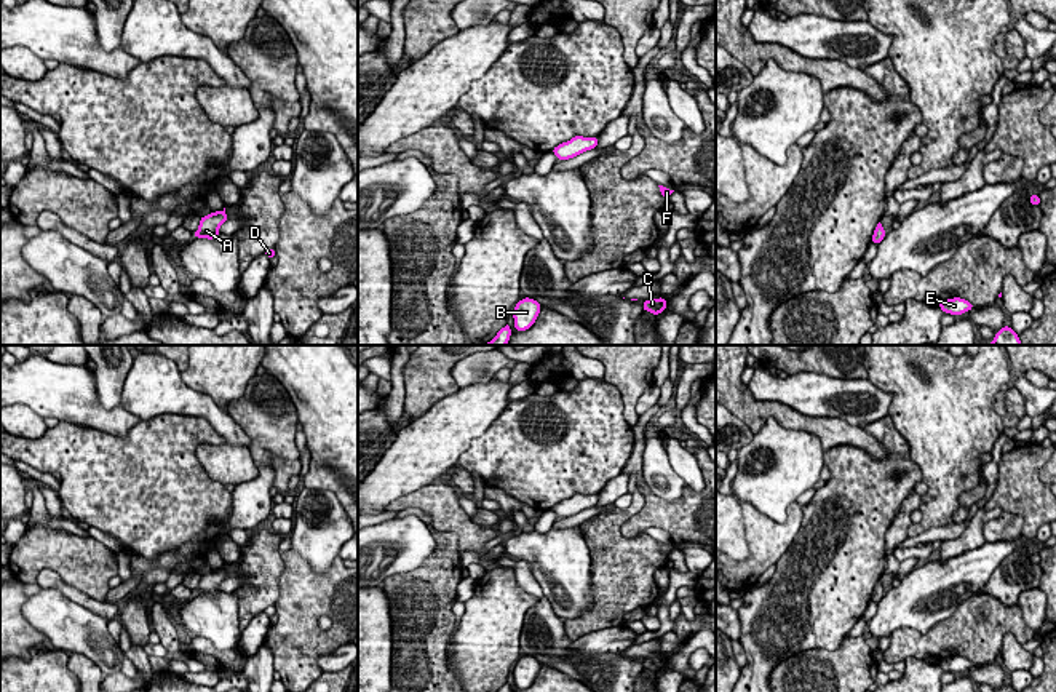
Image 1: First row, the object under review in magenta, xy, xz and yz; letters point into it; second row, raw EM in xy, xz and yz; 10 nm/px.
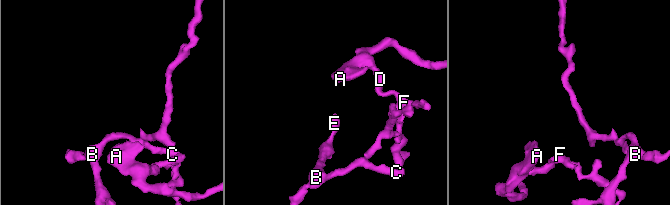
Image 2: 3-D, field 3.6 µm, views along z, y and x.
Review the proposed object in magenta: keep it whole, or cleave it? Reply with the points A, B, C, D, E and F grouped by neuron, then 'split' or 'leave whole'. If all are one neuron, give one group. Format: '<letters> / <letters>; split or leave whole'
A B C D E F; leave whole

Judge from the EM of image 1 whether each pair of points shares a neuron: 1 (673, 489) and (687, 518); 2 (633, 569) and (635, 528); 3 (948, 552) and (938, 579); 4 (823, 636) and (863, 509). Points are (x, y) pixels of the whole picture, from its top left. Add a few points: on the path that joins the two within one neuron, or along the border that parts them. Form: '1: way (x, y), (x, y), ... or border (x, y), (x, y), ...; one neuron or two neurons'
1: border (644, 481), (666, 501), (678, 501), (686, 486); two neurons
2: border (644, 499), (644, 505), (620, 528), (623, 537); two neurons
3: border (978, 547), (944, 561), (938, 560); two neurons
4: way (823, 604), (823, 582), (845, 540); one neuron

